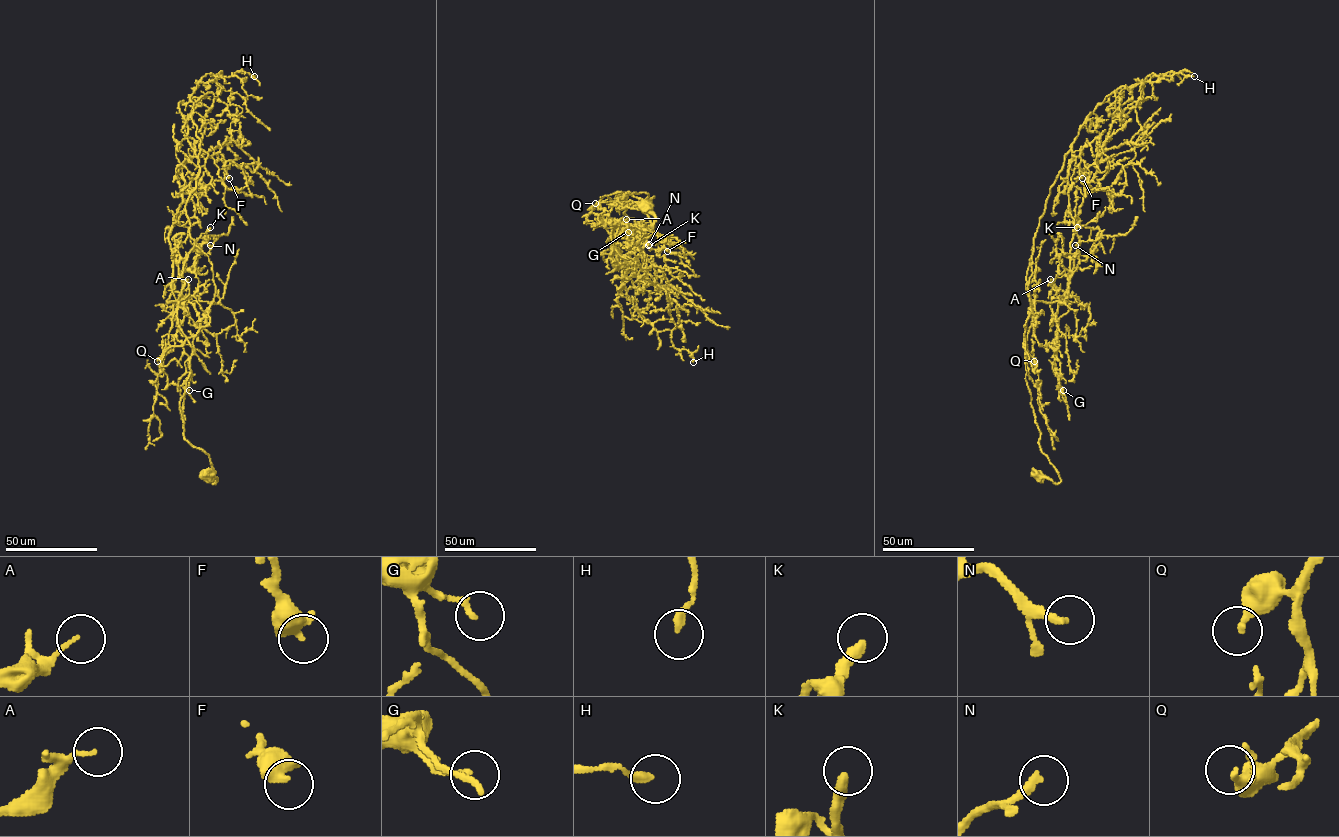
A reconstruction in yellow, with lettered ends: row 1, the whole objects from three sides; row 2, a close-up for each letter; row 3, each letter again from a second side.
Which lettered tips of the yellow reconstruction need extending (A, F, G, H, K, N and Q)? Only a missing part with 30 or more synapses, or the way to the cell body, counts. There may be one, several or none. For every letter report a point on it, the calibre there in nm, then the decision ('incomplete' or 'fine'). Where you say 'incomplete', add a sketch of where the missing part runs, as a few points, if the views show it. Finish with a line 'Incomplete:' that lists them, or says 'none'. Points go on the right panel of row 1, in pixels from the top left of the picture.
A: at (1050, 279); 110 nm thick; fine
F: at (1082, 178); 480 nm thick; fine
G: at (1063, 390); 150 nm thick; fine
H: at (1194, 76); 240 nm thick; fine
K: at (1077, 227); 320 nm thick; incomplete; missing branch runs (1077, 227), (1080, 214), (1092, 203), (1113, 229), (1120, 233), (1130, 220), (1135, 221)
N: at (1075, 245); 260 nm thick; incomplete; missing branch runs (1075, 245), (1073, 261), (1075, 276), (1082, 279), (1090, 267)
Q: at (1034, 361); 320 nm thick; fine
Incomplete: K, N

